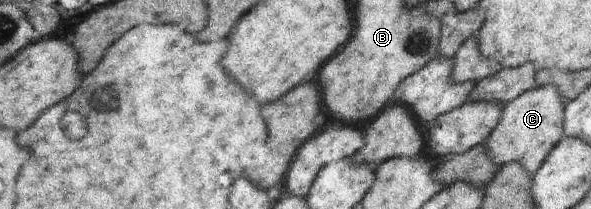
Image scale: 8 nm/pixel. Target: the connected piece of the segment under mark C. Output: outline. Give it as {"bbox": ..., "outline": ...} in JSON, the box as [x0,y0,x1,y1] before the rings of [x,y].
{"bbox":[485,85,566,174],"outline":[[[553,85],[536,86],[521,93],[517,98],[502,106],[502,116],[485,146],[497,166],[505,163],[521,163],[531,174],[547,160],[550,152],[566,137],[564,131],[564,103],[562,94]]]}

